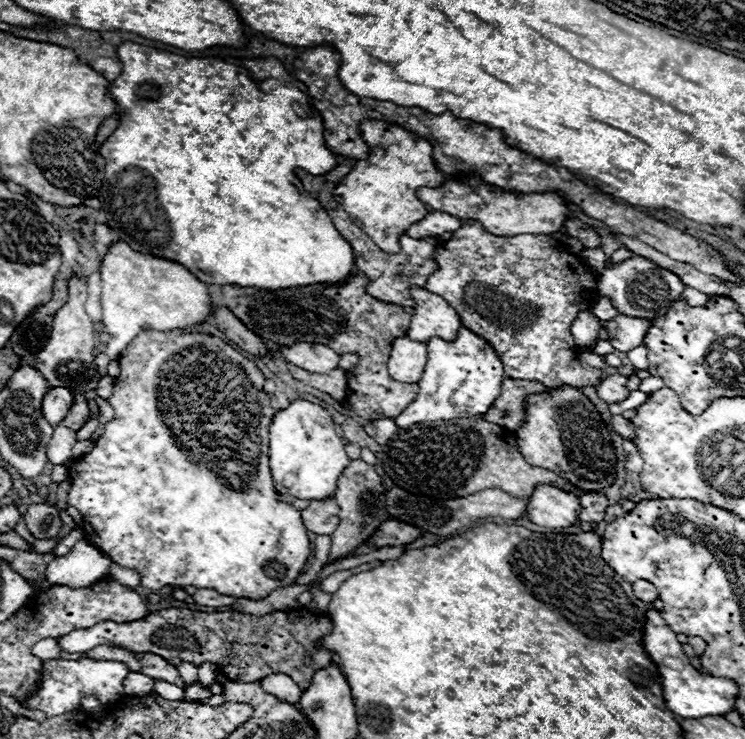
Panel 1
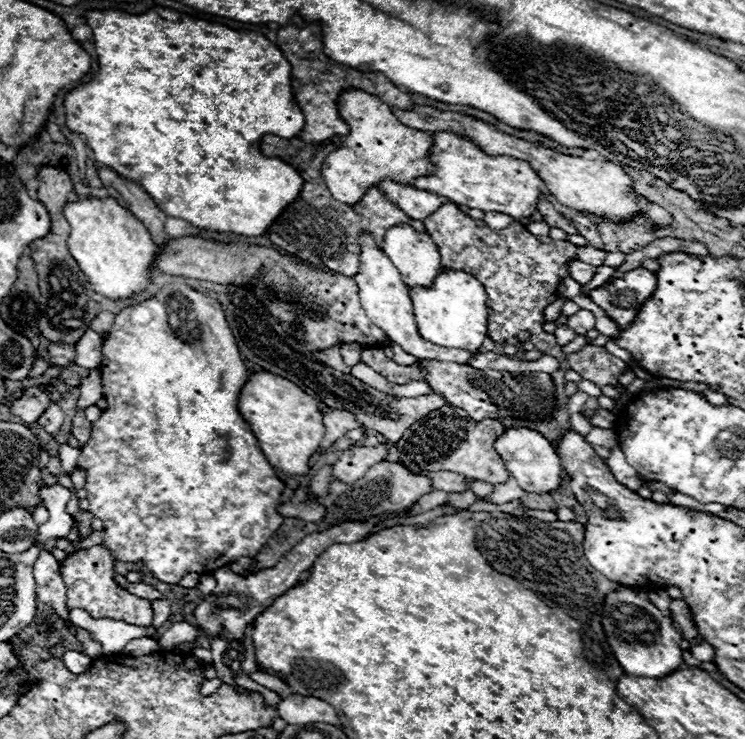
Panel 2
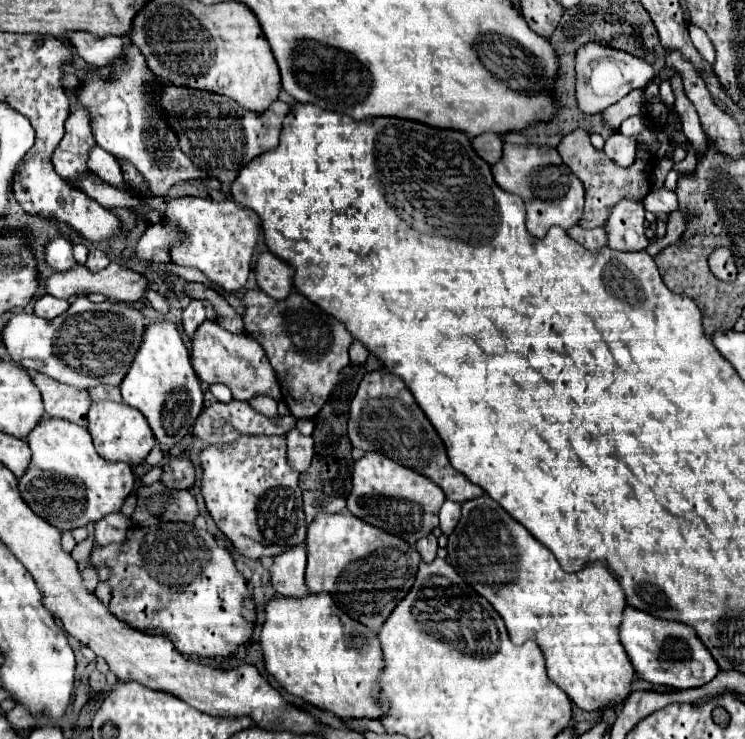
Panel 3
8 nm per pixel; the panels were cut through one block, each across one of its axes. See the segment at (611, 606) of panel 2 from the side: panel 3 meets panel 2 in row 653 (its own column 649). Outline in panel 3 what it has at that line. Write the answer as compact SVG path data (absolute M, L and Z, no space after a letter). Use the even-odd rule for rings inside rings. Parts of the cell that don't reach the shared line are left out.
M626 606L622 612L618 636L636 674L642 680L648 680L650 684L664 684L664 686L672 686L678 690L696 688L696 686L708 684L720 670L718 664L714 664L714 658L708 652L708 648L702 644L702 640L698 640L696 632L688 624L654 618L638 608ZM692 662L698 662L704 666L702 678L692 674Z

